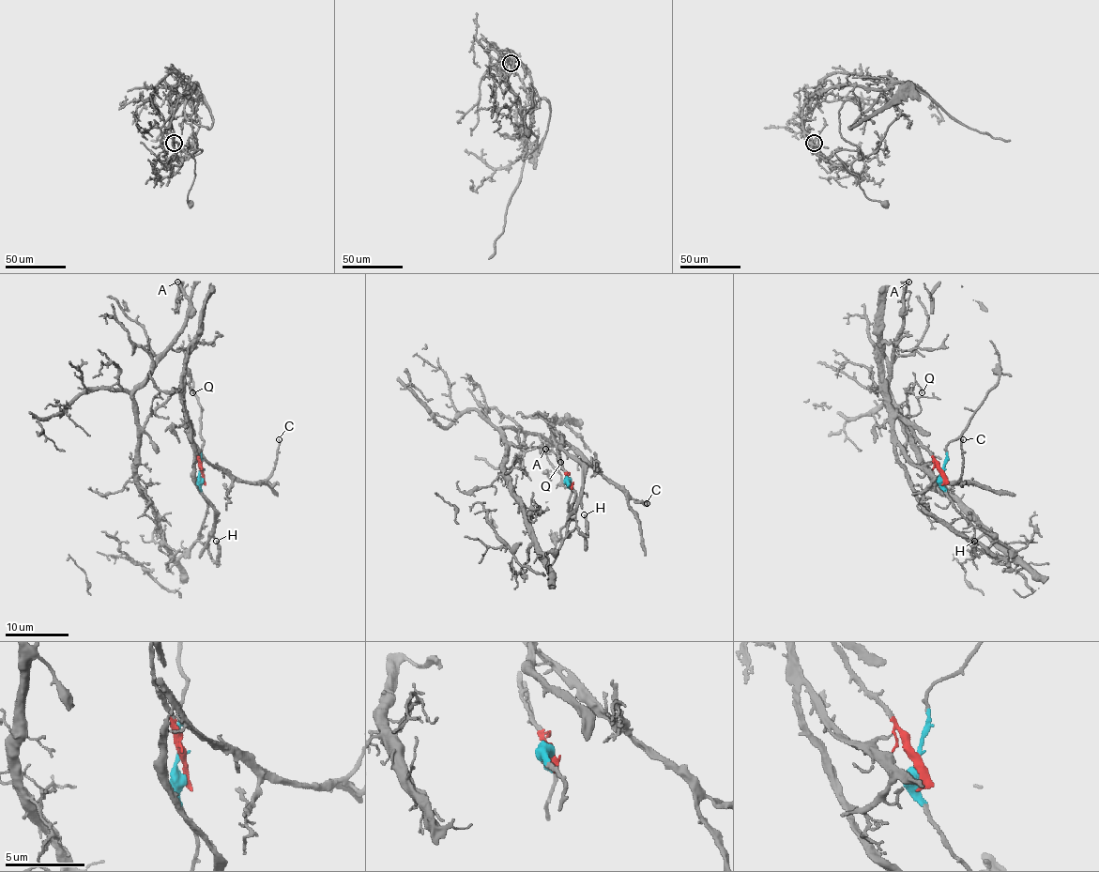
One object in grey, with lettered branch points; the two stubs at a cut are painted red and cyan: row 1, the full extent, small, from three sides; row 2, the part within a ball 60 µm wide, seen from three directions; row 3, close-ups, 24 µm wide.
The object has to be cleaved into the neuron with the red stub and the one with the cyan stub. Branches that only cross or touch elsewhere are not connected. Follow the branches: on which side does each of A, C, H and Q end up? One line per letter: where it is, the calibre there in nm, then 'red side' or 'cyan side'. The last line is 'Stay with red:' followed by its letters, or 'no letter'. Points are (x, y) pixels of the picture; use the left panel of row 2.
A: at (177, 282); 280 nm thick; cyan side
C: at (279, 439); 140 nm thick; red side
H: at (216, 541); 240 nm thick; cyan side
Q: at (192, 392); 120 nm thick; cyan side
Stay with red: C

